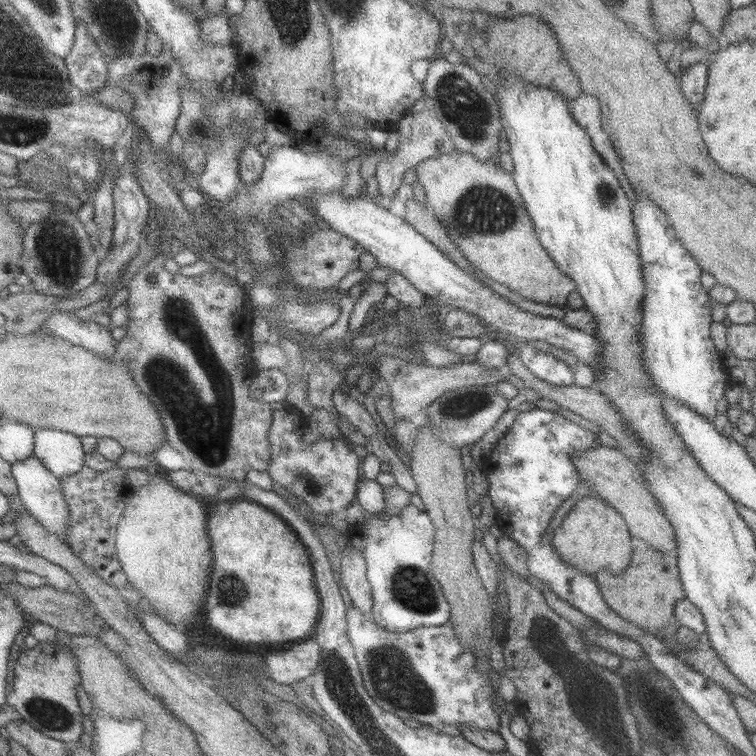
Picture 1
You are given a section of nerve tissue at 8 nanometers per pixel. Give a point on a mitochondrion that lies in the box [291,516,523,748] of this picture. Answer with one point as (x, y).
(398, 678)

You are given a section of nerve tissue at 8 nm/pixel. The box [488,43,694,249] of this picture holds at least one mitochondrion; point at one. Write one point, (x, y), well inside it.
(605, 197)

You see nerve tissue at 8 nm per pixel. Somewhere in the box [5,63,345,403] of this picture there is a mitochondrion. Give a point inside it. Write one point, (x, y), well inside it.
(56, 248)

